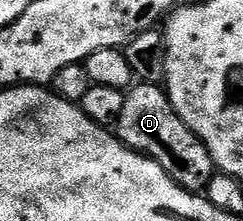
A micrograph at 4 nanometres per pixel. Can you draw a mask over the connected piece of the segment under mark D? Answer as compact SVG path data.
M135 84L126 91L125 108L121 108L121 116L117 123L117 137L139 154L146 154L177 184L187 190L206 191L209 180L217 172L215 162L209 156L209 148L196 134L177 116L173 104L167 98L167 91L159 84Z

